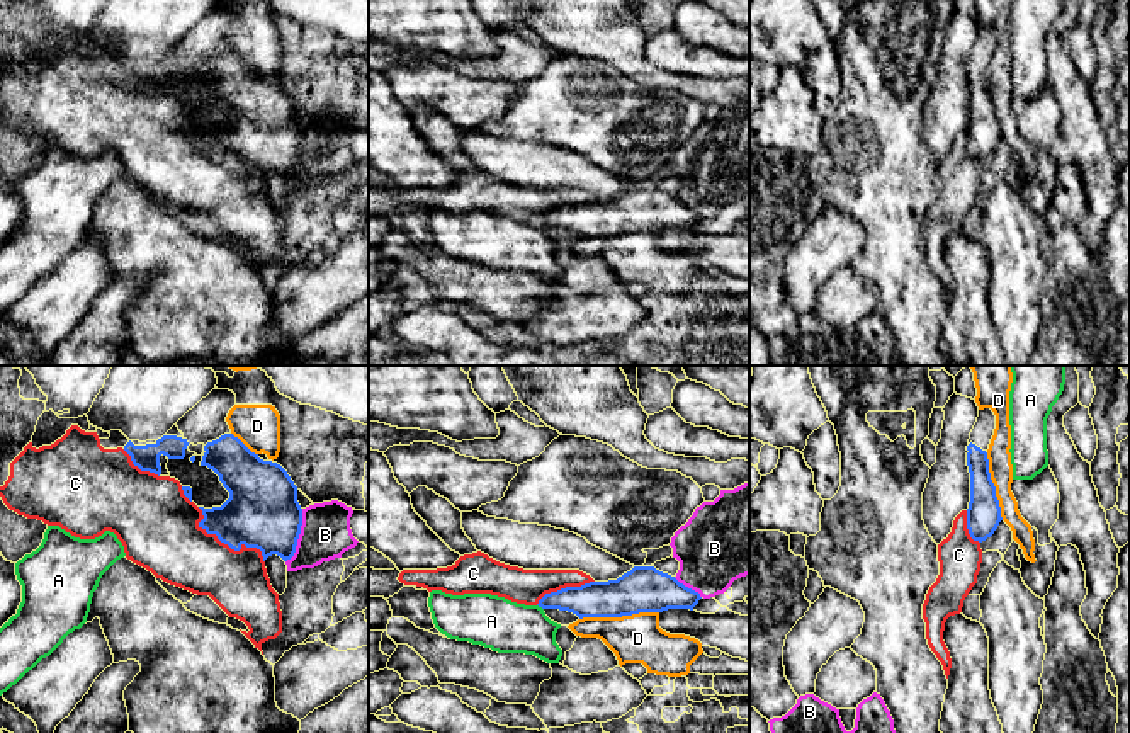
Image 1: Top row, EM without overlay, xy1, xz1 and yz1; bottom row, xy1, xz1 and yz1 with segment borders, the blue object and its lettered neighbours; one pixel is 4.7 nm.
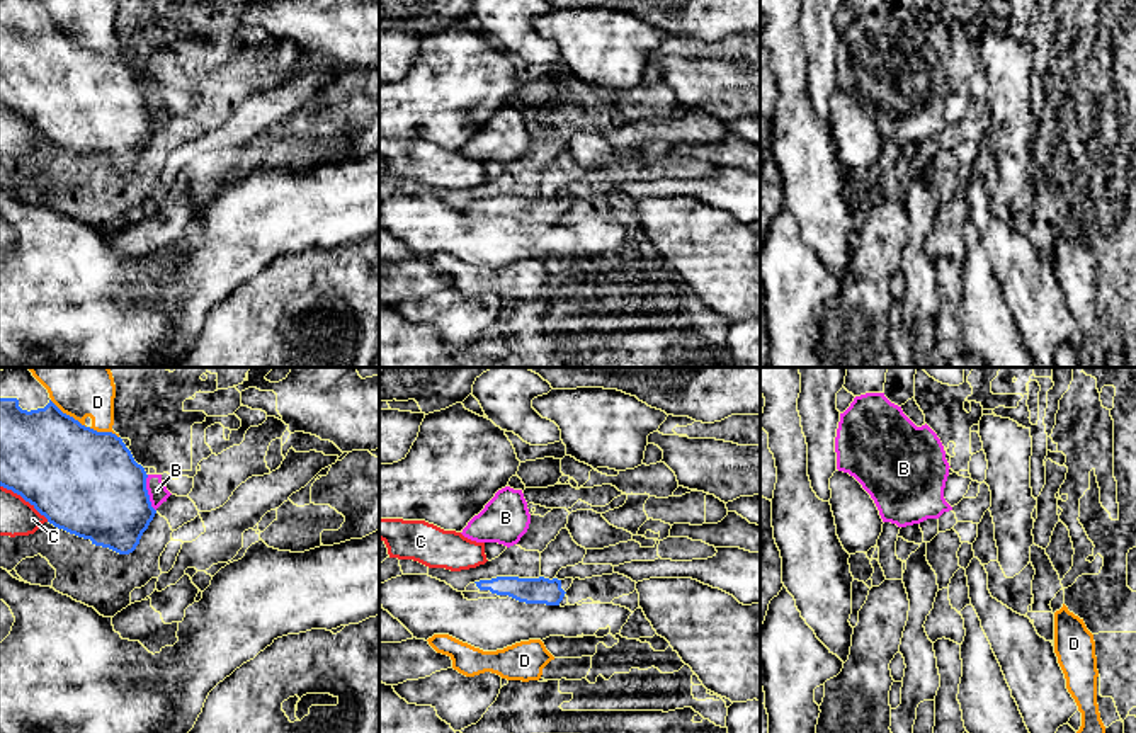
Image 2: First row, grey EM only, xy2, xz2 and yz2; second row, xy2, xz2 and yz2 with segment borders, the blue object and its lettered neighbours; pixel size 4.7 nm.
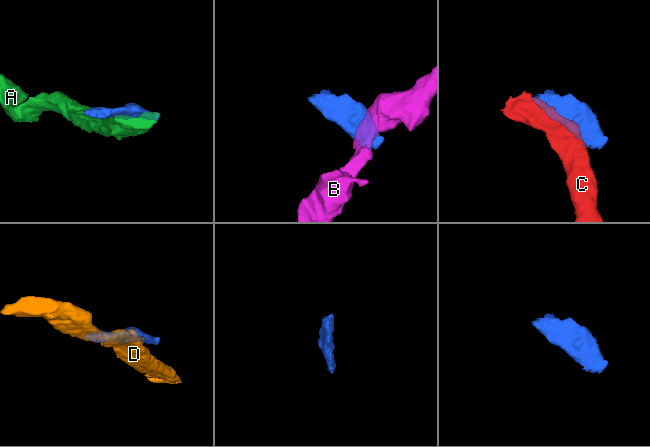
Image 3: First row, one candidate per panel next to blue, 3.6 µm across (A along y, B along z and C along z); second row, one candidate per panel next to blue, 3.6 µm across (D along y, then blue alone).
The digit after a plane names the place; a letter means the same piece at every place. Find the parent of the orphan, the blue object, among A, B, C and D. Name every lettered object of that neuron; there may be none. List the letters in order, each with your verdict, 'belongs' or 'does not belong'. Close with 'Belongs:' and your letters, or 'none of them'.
A: does not belong
B: does not belong
C: does not belong
D: does not belong
Belongs: none of them

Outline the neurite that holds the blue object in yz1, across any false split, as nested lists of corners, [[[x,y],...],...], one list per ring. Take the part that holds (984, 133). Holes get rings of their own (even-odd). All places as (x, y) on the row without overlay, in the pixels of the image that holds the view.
[[[991,27],[979,29],[979,36],[967,65],[967,85],[970,92],[967,148],[970,156],[979,162],[991,156],[1003,139],[987,78],[987,68],[994,54],[994,48],[994,31]]]

